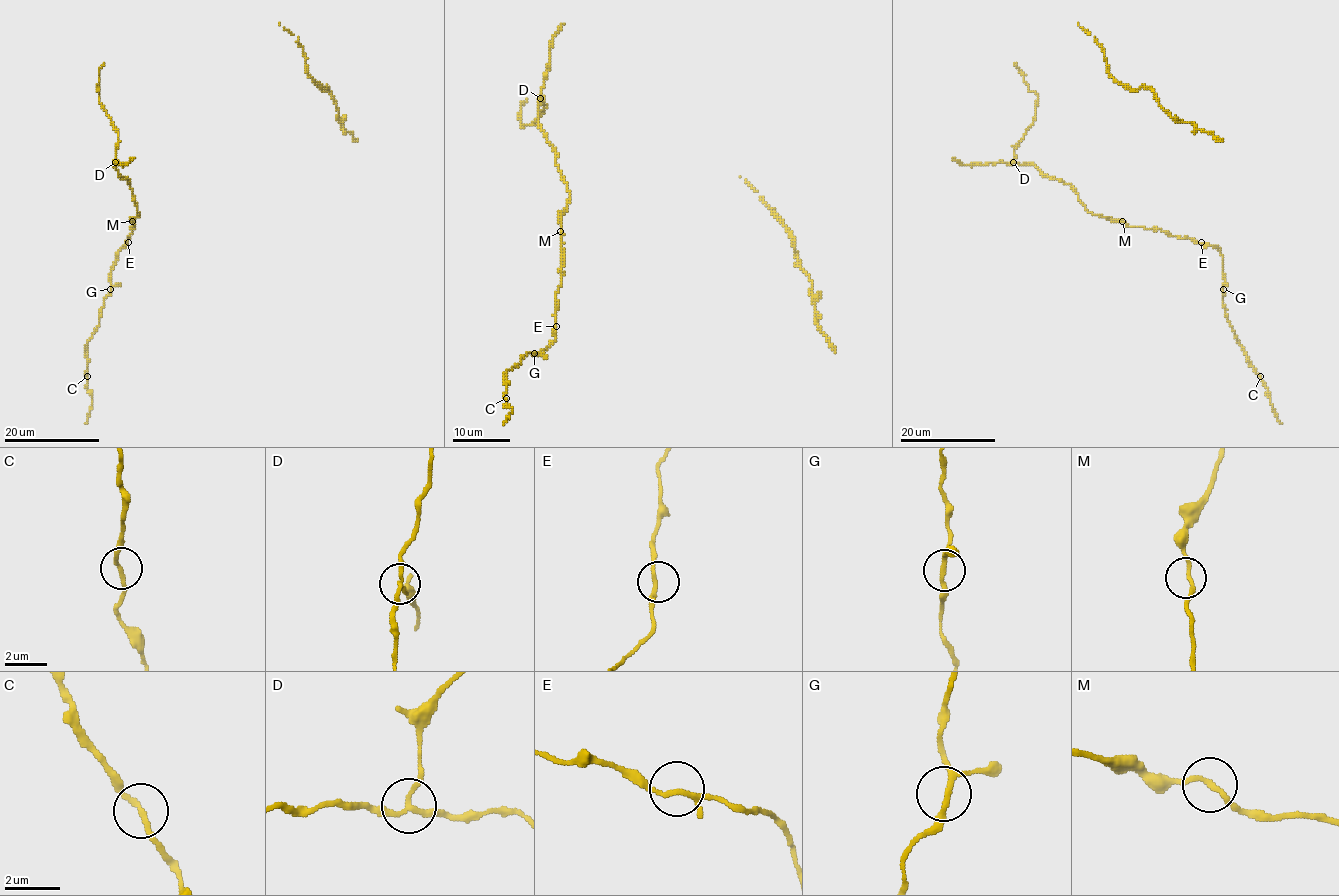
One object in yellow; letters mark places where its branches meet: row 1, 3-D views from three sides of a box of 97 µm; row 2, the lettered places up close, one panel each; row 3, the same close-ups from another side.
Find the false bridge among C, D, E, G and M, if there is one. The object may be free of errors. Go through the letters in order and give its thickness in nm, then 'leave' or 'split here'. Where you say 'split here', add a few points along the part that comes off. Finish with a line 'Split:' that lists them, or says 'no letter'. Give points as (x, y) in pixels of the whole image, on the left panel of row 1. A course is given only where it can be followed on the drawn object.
C: calibre 180 nm; leave
D: calibre 180 nm; split here; course (115, 162), (119, 133), (98, 98), (98, 69), (104, 64)
E: calibre 160 nm; leave
G: calibre 190 nm; leave
M: calibre 190 nm; leave
Split: D

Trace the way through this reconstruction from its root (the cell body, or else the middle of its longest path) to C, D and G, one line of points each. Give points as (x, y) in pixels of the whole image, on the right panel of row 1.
C: (1022, 138), (1013, 161), (1031, 163), (1044, 176), (1069, 184), (1093, 214), (1217, 247), (1226, 316), (1260, 376)
D: (1022, 138), (1015, 150), (1013, 162)
G: (1022, 138), (1013, 161), (1031, 163), (1044, 176), (1069, 184), (1093, 214), (1216, 246), (1222, 257), (1223, 289)

